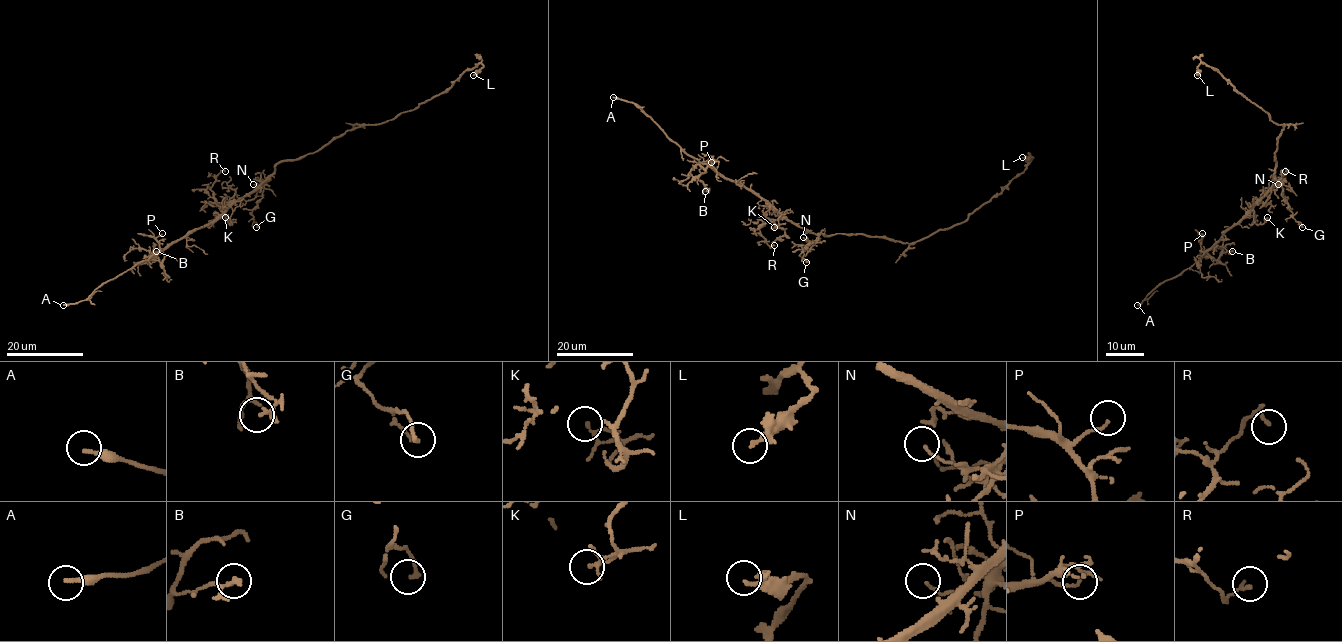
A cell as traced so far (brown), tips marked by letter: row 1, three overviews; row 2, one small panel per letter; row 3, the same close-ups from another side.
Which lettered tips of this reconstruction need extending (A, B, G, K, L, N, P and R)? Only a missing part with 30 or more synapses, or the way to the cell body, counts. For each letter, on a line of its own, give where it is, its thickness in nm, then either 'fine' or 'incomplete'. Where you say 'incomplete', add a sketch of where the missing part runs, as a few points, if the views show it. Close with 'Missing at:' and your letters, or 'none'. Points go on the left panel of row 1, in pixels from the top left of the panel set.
A: (63, 305) | 260 nm | incomplete | (63, 305), (17, 307), (6, 319)
B: (156, 251) | 150 nm | fine
G: (256, 227) | 170 nm | fine
K: (225, 217) | 110 nm | fine
L: (473, 75) | 220 nm | fine
N: (253, 184) | 110 nm | fine
P: (162, 233) | 120 nm | fine
R: (225, 171) | 130 nm | fine
Missing at: A

